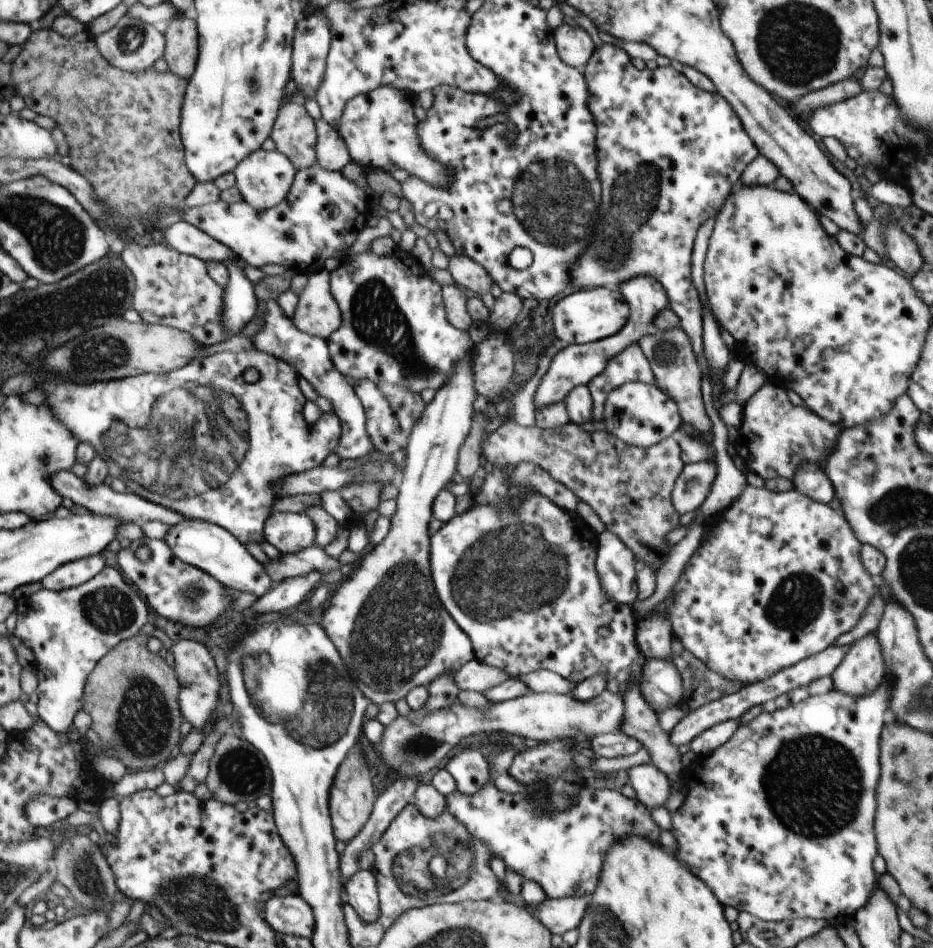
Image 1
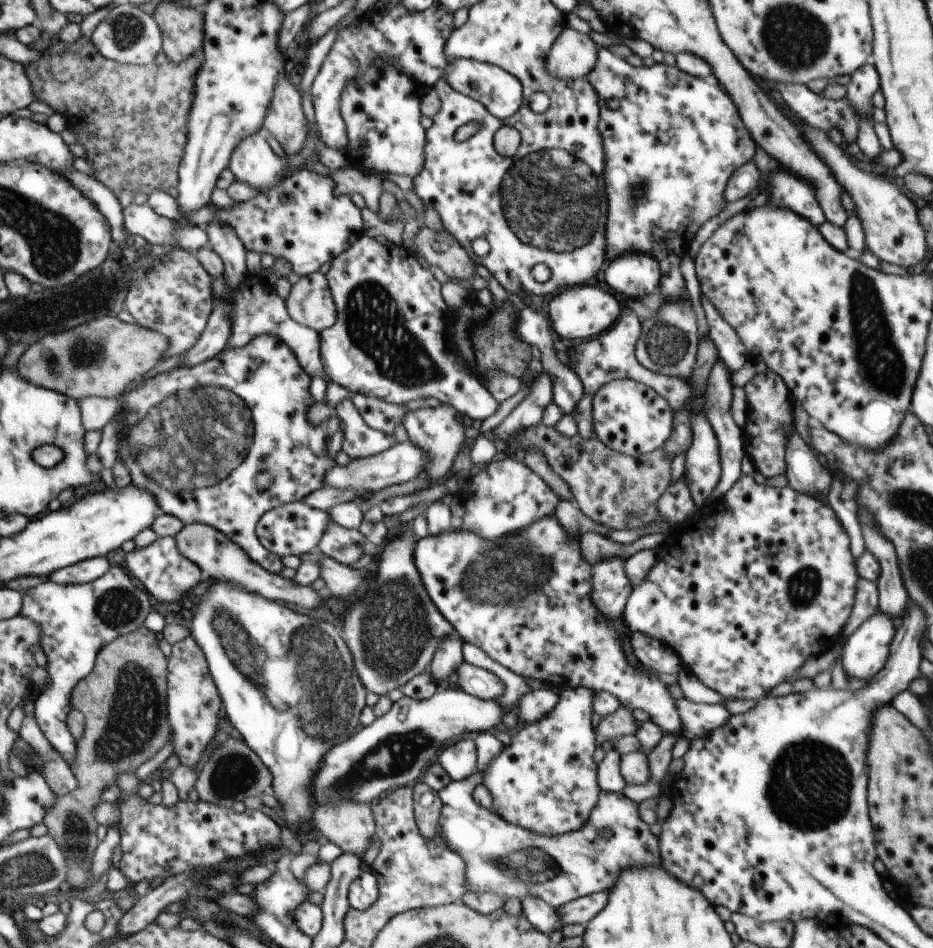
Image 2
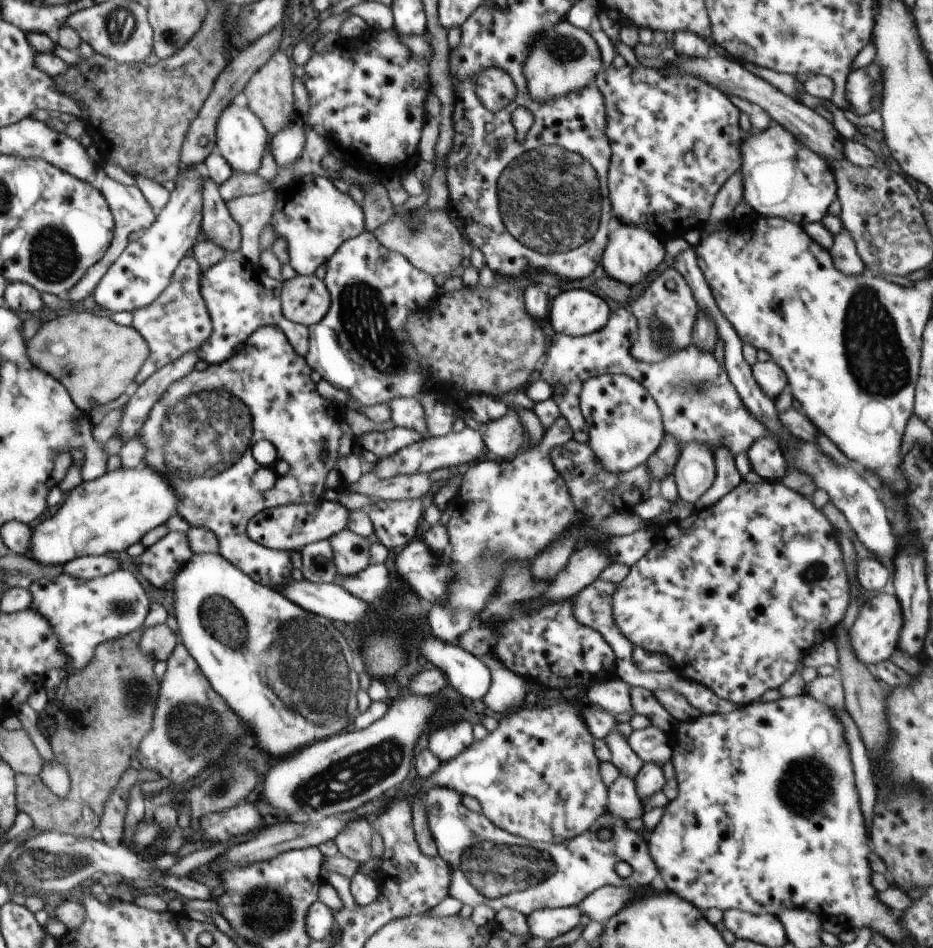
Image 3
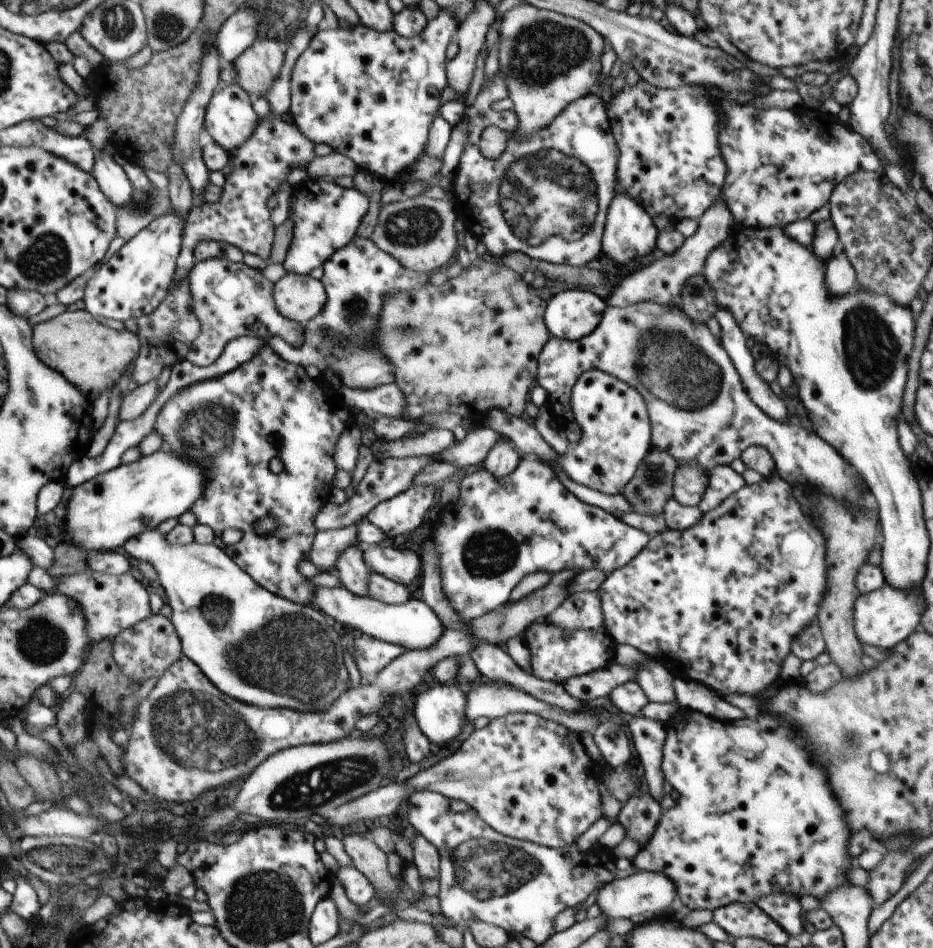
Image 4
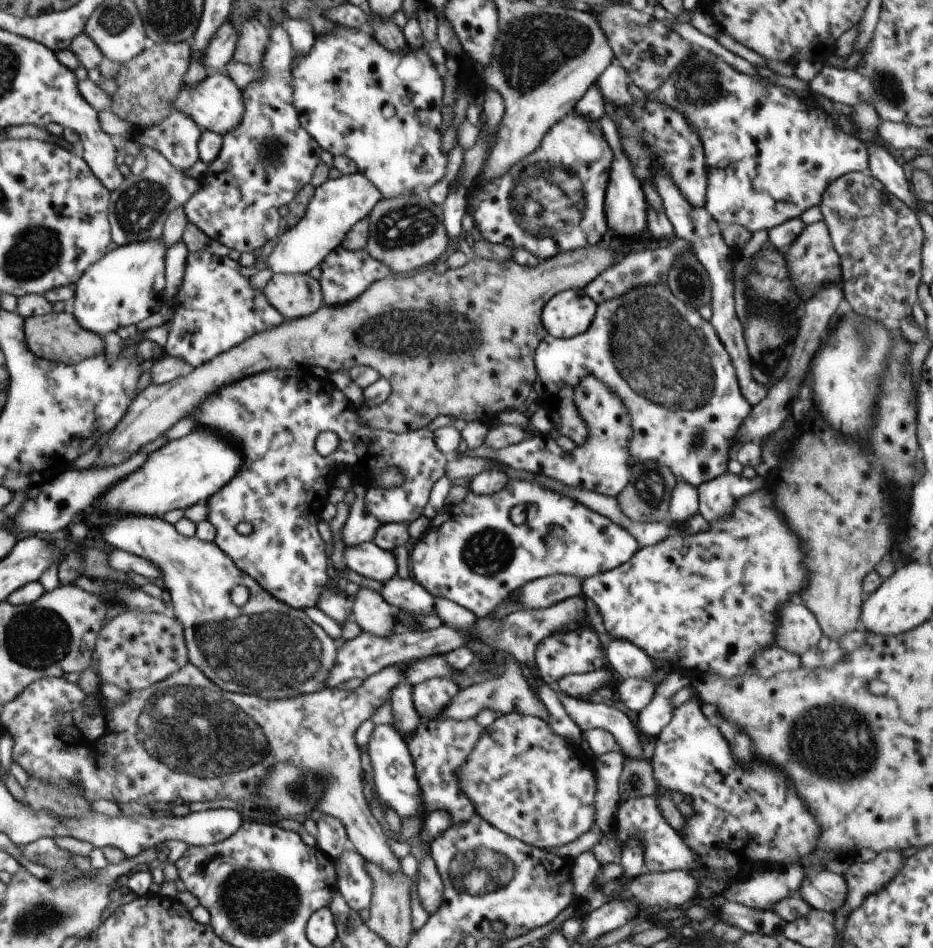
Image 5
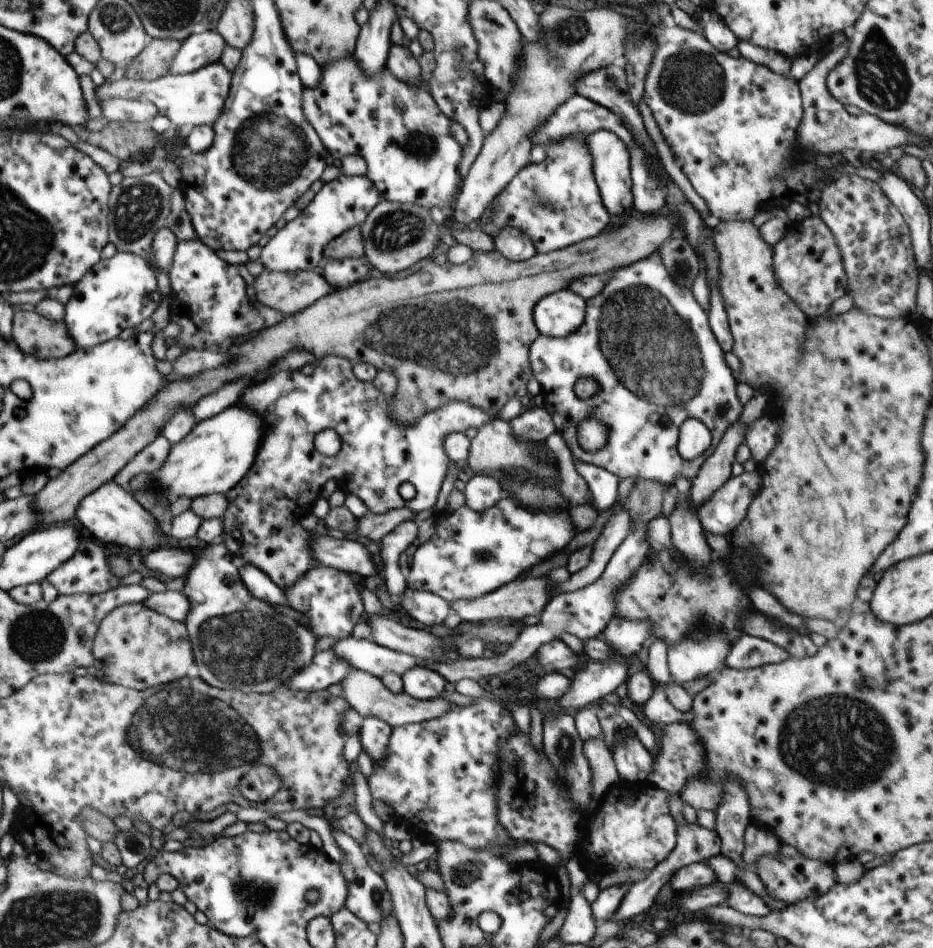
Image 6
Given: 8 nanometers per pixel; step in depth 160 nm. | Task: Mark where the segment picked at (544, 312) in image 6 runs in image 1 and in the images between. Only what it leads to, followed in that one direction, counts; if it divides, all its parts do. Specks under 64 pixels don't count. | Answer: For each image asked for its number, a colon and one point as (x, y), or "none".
1: (587, 315)
2: (583, 313)
3: (577, 312)
4: (573, 314)
5: (569, 313)

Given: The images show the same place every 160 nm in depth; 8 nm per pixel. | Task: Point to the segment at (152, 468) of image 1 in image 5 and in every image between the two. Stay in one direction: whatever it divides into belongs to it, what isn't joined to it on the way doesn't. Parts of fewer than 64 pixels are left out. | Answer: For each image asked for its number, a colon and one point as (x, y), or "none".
2: (197, 437)
3: (200, 433)
4: (266, 431)
5: (275, 416)

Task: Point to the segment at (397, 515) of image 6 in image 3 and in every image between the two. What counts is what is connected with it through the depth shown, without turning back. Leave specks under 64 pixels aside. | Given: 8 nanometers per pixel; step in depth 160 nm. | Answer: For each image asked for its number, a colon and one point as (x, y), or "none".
3: (317, 558)
4: (328, 545)
5: (361, 526)

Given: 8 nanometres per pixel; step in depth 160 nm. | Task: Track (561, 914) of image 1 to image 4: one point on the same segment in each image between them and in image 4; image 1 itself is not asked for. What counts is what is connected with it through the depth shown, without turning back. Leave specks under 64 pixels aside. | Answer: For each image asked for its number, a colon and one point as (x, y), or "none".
2: (581, 911)
3: (601, 905)
4: (645, 894)

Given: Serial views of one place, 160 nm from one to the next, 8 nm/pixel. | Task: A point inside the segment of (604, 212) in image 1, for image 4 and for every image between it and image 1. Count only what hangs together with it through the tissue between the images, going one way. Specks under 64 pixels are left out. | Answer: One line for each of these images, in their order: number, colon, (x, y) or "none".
2: (674, 142)
3: (675, 140)
4: (669, 160)

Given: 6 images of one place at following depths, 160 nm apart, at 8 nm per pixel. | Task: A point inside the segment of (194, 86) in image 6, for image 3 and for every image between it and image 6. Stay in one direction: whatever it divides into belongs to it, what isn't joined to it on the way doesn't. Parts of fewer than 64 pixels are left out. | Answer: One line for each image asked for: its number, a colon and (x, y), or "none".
3: (242, 139)
4: (229, 119)
5: (216, 105)

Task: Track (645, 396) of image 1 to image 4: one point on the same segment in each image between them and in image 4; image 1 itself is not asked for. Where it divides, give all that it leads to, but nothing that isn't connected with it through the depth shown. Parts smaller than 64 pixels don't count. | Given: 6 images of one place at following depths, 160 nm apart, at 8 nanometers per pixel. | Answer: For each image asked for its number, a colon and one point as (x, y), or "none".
2: (627, 416)
3: (625, 424)
4: (615, 431)

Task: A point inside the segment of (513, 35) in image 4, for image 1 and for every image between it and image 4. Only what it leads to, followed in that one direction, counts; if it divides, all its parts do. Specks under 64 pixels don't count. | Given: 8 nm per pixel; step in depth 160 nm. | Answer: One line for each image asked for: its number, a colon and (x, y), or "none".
1: (575, 47)
2: (573, 55)
3: (565, 59)

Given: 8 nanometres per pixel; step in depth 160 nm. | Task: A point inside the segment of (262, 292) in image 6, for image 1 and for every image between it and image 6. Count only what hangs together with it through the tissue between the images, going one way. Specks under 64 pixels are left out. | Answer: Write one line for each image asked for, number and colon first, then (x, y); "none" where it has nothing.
1: (317, 313)
2: (310, 304)
3: (305, 300)
4: (300, 298)
5: (293, 296)

